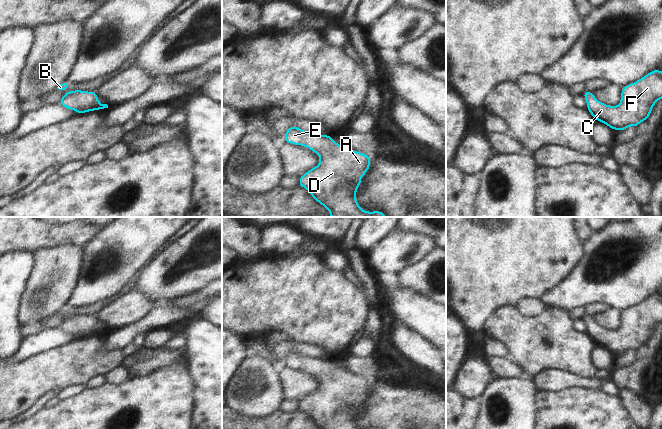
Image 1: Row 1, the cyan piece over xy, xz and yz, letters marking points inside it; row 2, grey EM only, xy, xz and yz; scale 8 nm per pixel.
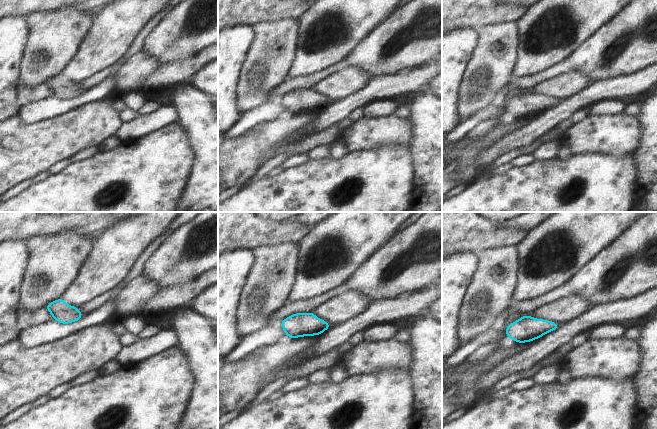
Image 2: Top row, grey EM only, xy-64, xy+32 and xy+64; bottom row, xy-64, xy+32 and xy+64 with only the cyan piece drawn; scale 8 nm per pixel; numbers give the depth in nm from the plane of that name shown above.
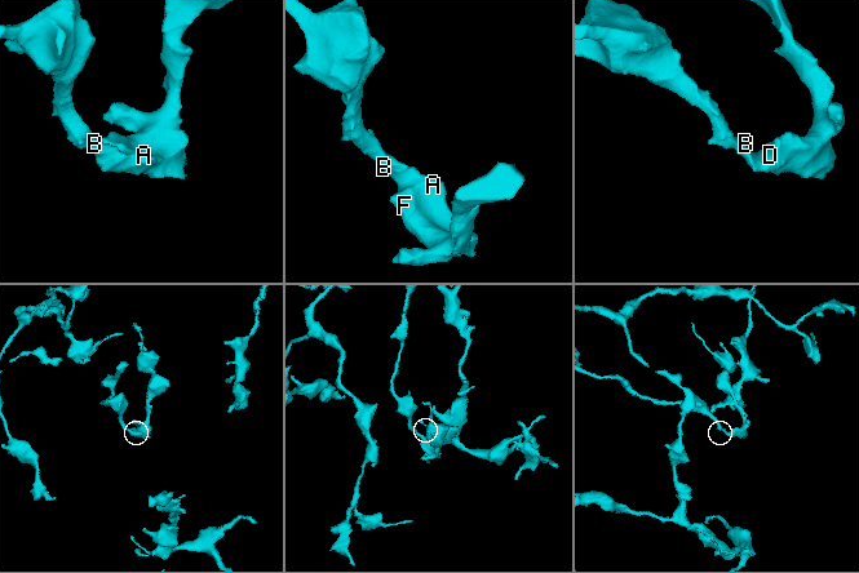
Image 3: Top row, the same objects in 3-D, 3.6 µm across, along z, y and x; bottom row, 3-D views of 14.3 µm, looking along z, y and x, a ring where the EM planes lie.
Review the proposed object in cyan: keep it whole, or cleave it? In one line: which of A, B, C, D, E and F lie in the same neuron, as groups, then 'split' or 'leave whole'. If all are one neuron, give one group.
A B C D E F; leave whole

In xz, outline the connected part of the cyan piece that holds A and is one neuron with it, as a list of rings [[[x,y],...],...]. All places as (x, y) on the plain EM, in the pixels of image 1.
[[[290,350],[285,356],[284,365],[293,369],[301,369],[309,372],[320,381],[319,388],[299,401],[299,409],[309,415],[311,420],[321,429],[359,429],[356,424],[356,415],[362,407],[361,401],[364,400],[370,389],[371,382],[362,377],[356,376],[348,371],[339,370],[331,359],[312,358],[298,351]]]

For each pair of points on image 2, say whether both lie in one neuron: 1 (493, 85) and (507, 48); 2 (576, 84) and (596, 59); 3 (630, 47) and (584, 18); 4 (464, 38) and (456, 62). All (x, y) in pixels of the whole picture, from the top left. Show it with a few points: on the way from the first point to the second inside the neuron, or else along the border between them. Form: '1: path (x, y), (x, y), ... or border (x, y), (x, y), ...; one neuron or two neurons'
1: path (493, 76), (493, 62), (498, 57); one neuron
2: border (561, 75), (578, 70), (586, 76), (589, 83); two neurons
3: border (617, 12), (582, 43); two neurons
4: path (459, 44), (456, 47), (456, 56); one neuron

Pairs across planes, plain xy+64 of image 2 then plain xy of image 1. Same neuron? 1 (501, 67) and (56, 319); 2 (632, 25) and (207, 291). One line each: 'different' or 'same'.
1: different
2: different

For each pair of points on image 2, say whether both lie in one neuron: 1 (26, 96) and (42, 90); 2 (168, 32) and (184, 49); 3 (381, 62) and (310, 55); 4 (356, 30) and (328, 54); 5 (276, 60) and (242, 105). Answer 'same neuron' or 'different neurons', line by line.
1: same neuron
2: same neuron
3: different neurons
4: same neuron
5: same neuron

